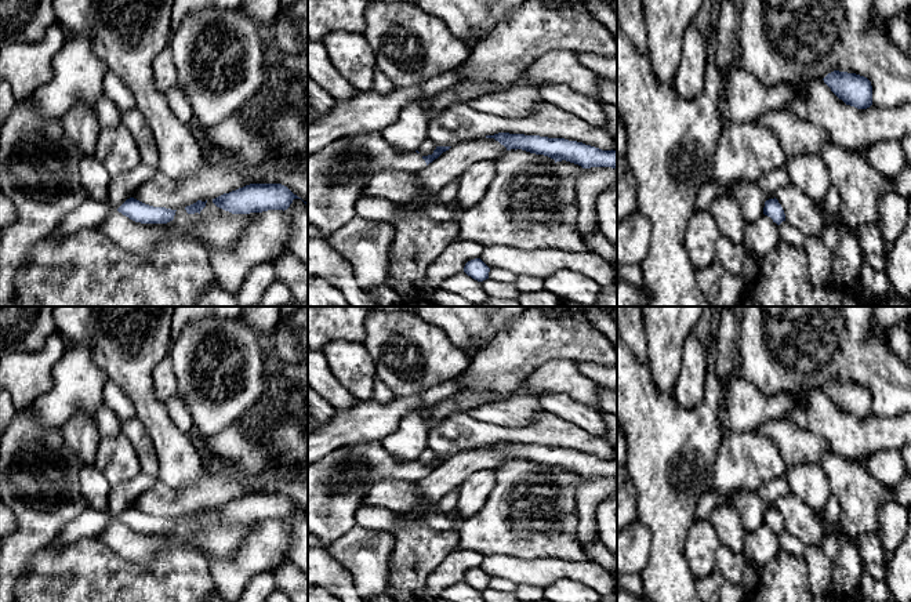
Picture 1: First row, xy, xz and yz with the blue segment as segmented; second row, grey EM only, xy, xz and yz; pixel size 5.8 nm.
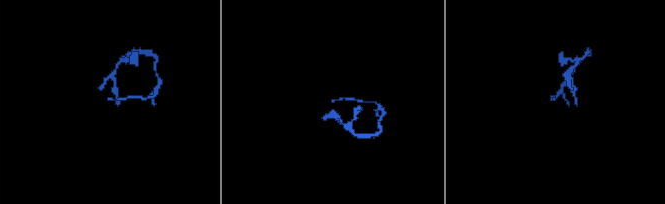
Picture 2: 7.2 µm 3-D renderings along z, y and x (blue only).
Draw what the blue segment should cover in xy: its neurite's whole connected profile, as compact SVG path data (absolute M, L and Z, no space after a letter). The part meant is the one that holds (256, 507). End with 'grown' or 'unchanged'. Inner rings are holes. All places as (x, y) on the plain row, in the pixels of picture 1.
M250 493L213 508L213 512L232 523L250 523L268 519L284 521L294 508L301 507L282 493Z; unchanged

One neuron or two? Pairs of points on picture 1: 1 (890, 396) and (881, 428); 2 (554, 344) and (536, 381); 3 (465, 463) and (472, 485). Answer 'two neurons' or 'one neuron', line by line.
1: two neurons
2: two neurons
3: two neurons

